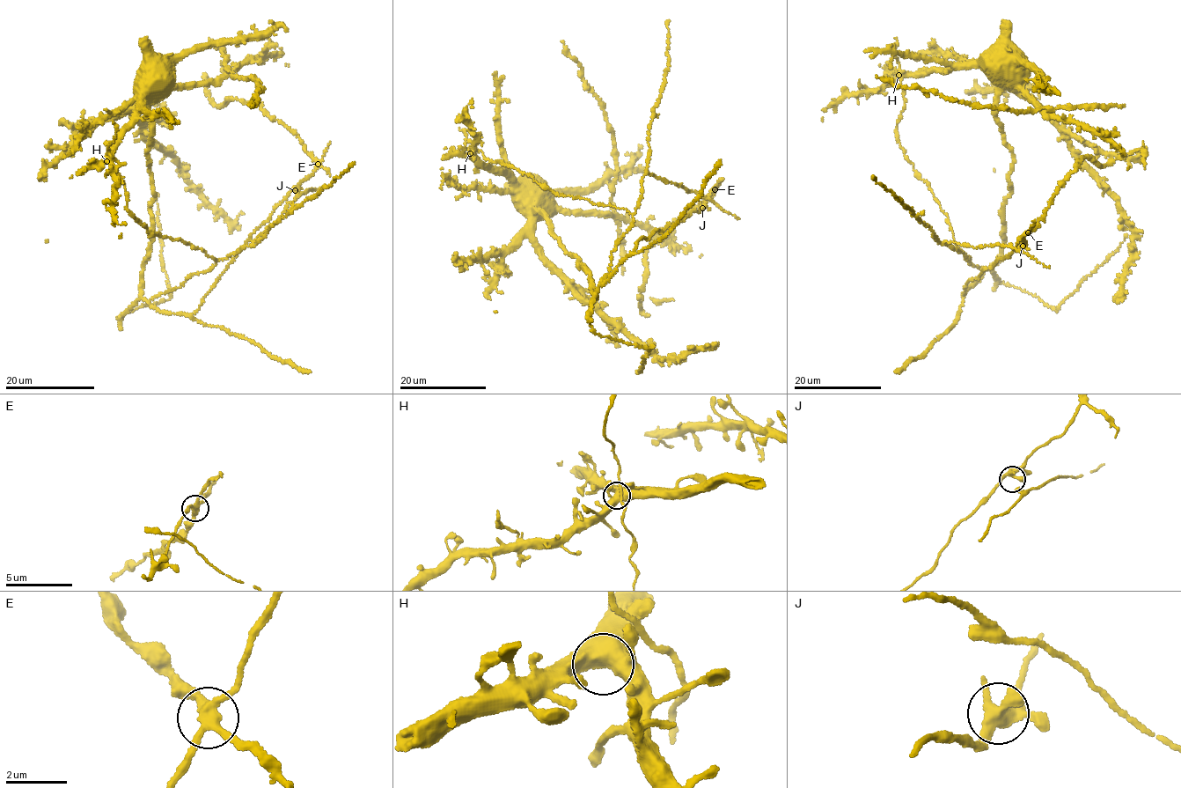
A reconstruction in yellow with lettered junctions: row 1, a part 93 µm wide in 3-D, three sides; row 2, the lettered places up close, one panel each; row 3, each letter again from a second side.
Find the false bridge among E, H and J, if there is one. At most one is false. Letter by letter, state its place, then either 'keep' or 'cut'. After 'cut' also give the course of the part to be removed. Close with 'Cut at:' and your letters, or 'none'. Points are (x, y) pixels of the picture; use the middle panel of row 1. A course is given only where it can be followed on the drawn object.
E: (715, 189) | cut
H: (470, 153) | keep
J: (702, 208) | keep
Cut at: E

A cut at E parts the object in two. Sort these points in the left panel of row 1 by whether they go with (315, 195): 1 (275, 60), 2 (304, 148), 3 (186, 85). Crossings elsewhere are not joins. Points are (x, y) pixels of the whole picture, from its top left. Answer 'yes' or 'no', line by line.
1: yes
2: no
3: yes

